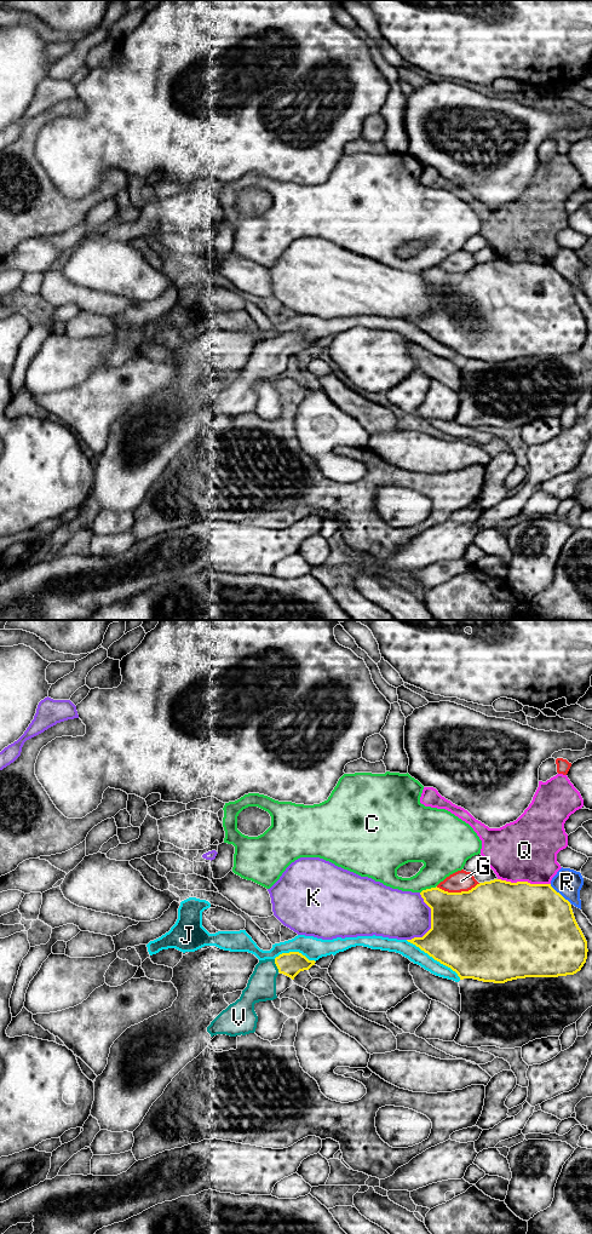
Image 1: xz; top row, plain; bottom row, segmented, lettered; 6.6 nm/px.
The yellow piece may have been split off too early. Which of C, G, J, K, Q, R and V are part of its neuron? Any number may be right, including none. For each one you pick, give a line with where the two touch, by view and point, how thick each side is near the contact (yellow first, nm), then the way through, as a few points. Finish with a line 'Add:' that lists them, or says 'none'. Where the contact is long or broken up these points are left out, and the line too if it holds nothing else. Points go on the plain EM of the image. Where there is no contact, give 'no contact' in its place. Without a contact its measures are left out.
V: contact xz (276, 345); calibres 160 and 190 nm; way xz (291, 344), (276, 345), (263, 359), (262, 365)
Add: V

